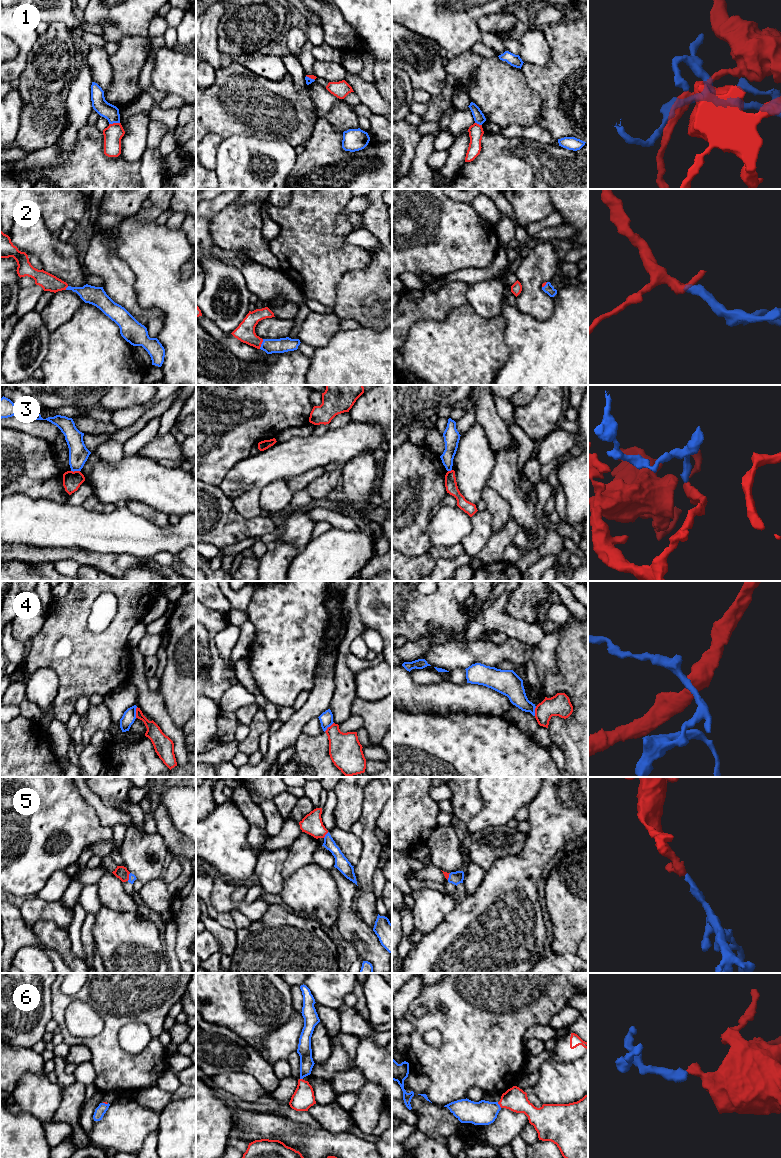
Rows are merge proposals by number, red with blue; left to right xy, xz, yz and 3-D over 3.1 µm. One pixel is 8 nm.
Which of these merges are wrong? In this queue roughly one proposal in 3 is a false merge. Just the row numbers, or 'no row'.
1, 3, 4

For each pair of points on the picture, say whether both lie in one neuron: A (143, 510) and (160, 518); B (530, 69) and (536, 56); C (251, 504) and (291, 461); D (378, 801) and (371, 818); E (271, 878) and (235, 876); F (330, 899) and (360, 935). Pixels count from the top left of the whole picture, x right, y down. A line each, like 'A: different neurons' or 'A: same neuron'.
A: same neuron
B: different neurons
C: different neurons
D: same neuron
E: different neurons
F: different neurons

